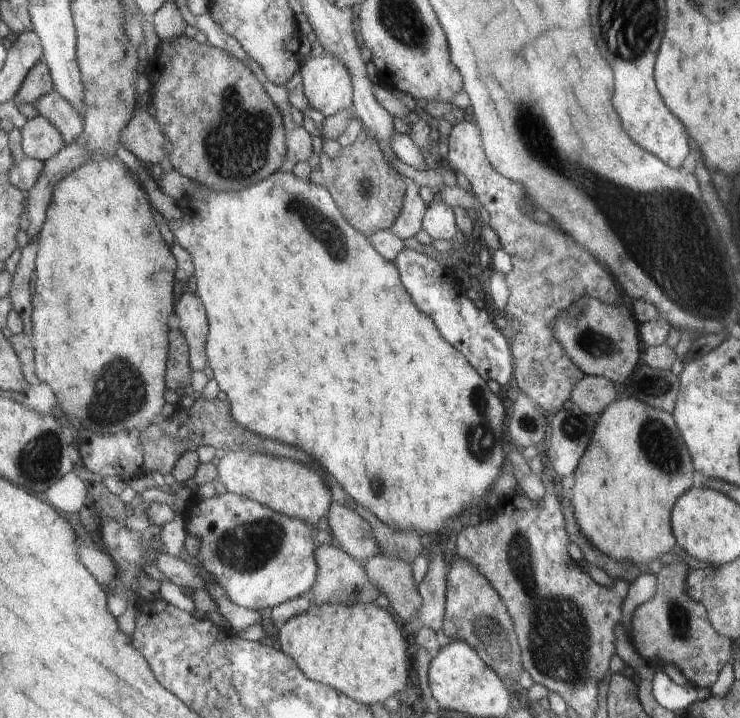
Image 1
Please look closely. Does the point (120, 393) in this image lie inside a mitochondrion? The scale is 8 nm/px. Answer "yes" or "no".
yes

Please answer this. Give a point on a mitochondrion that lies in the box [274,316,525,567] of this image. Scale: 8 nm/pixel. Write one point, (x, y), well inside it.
(480, 431)

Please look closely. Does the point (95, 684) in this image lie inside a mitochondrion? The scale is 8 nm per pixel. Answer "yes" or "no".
no

